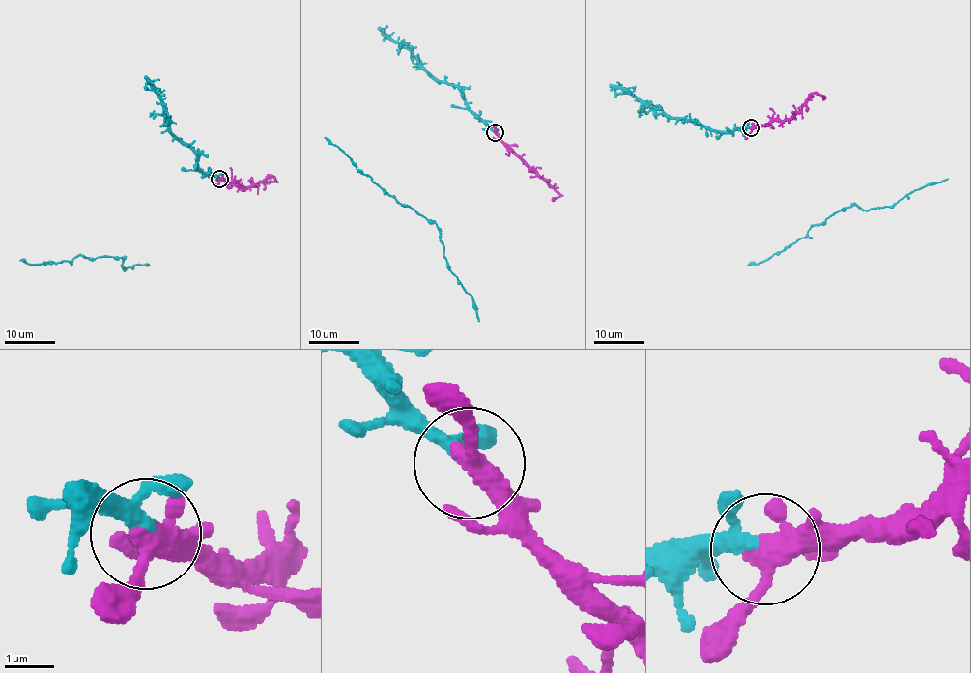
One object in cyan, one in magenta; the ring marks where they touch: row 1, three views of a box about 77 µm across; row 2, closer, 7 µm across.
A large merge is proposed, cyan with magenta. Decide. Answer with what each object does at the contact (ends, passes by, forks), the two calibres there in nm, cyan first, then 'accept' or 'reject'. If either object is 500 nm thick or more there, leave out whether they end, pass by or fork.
cyan passes by; magenta forks; calibres 220 and 320 nm; accept

